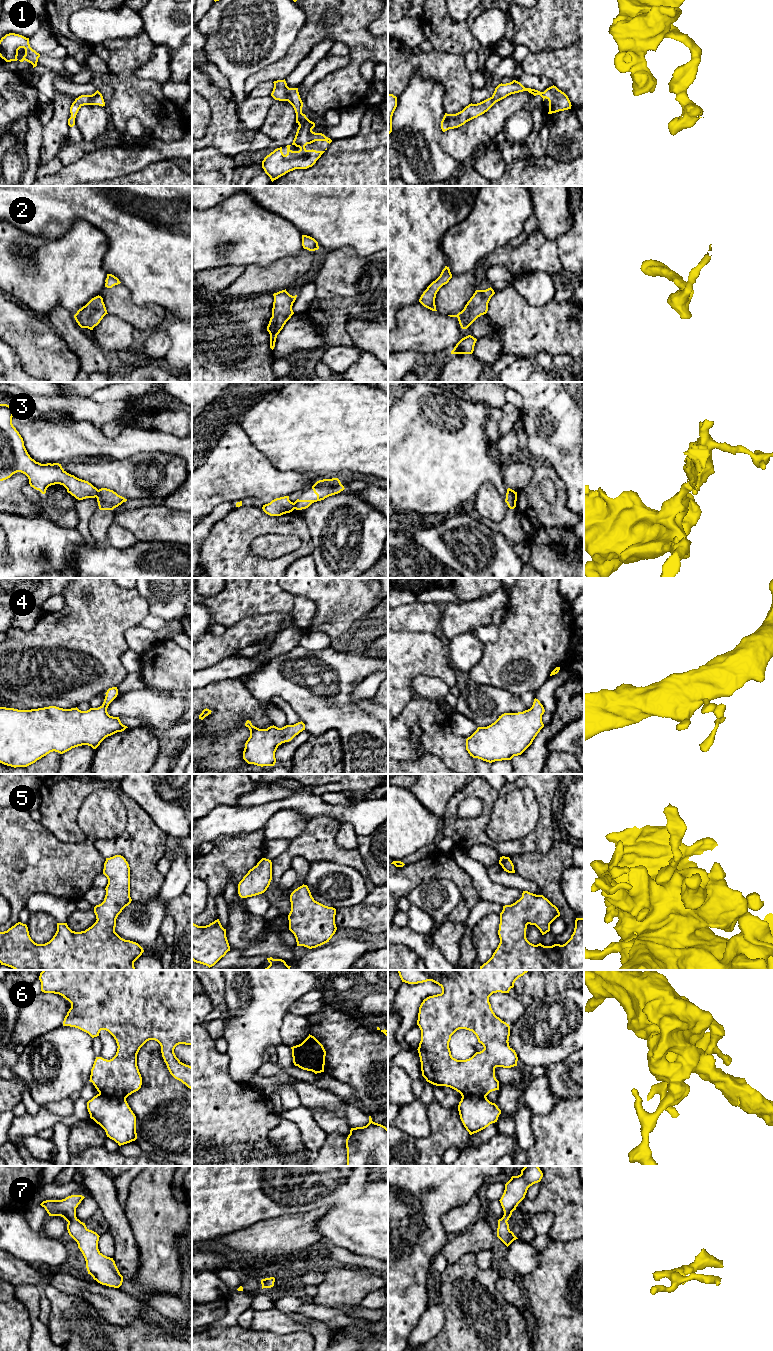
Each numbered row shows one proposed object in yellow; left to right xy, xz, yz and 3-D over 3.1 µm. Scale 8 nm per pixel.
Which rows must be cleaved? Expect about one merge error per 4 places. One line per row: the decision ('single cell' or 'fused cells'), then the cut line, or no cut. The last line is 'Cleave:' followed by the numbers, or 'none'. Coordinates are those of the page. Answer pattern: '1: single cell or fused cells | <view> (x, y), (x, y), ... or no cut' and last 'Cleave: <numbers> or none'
1: single cell | no cut
2: single cell | no cut
3: fused cells | xy (98, 490), (95, 496)
4: single cell | no cut
5: single cell | no cut
6: fused cells | xy (99, 1092), (108, 1096), (125, 1099)
7: single cell | no cut
Cleave: 3, 6

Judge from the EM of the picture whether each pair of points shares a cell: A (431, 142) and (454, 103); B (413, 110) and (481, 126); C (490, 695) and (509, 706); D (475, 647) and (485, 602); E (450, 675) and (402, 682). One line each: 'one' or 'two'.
A: two
B: two
C: one
D: two
E: one

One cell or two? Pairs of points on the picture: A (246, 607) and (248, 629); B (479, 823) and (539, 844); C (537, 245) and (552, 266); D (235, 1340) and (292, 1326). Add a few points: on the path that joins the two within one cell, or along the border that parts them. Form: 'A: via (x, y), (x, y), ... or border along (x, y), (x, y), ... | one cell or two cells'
A: border along (270, 613), (247, 616), (226, 627) | two cells
B: via (487, 840), (498, 846), (522, 845) | one cell
C: via (537, 250), (548, 261) | one cell
D: border along (248, 1329), (269, 1330), (278, 1334), (294, 1331) | two cells

